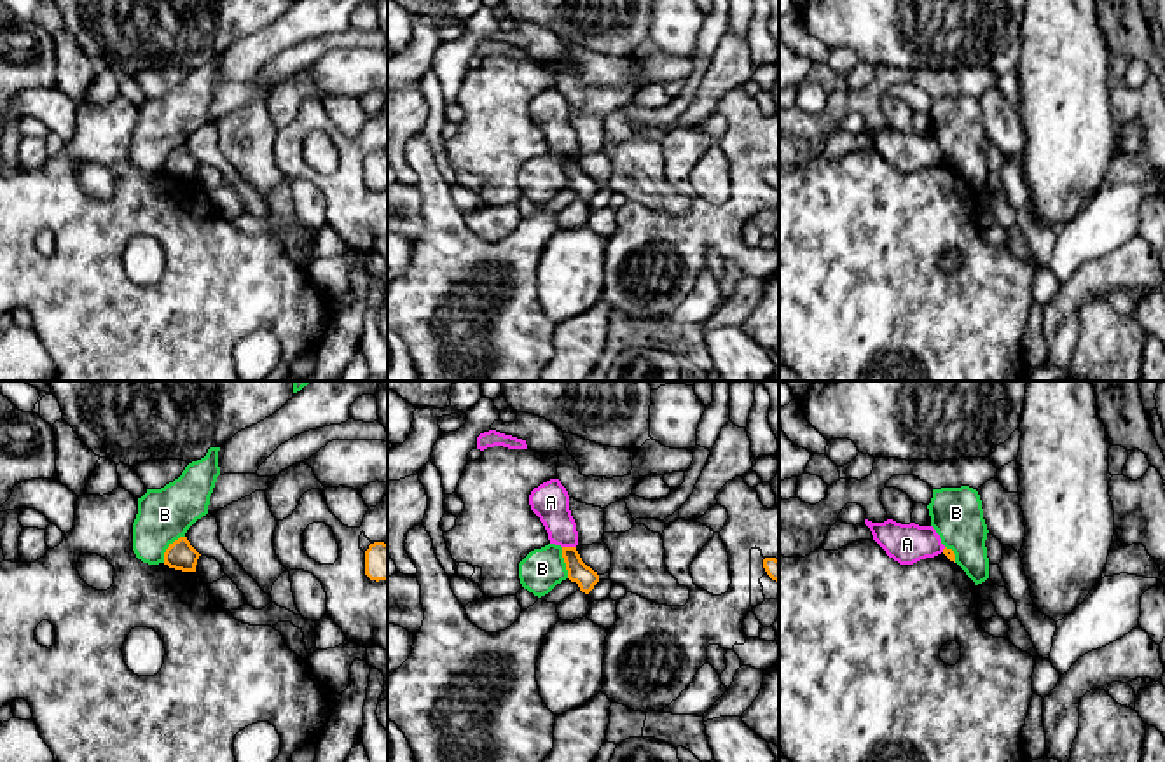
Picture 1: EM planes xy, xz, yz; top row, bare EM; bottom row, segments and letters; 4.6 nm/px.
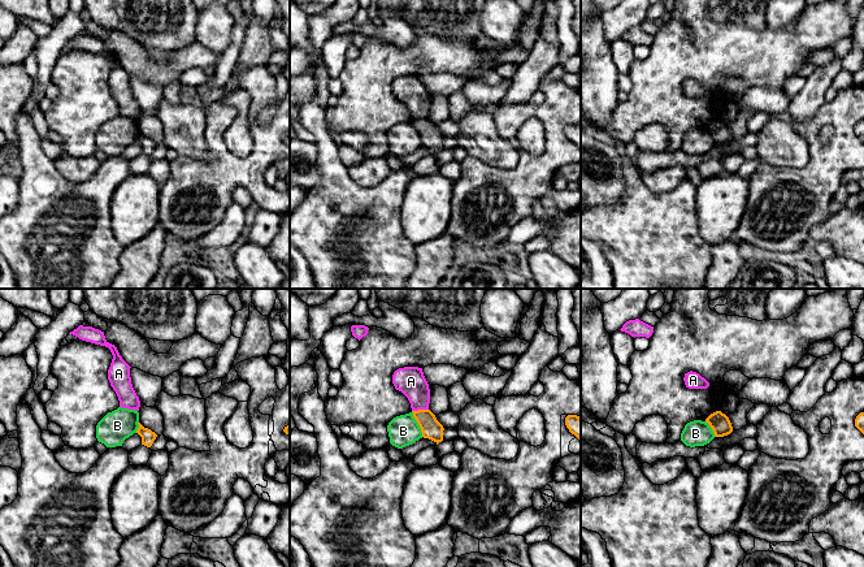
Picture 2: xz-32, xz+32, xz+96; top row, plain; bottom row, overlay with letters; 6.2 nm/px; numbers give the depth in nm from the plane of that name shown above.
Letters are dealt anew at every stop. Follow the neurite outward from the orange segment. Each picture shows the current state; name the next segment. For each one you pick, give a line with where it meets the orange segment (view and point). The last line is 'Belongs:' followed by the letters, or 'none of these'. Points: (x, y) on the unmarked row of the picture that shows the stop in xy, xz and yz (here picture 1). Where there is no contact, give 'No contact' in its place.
Belongs: none of these

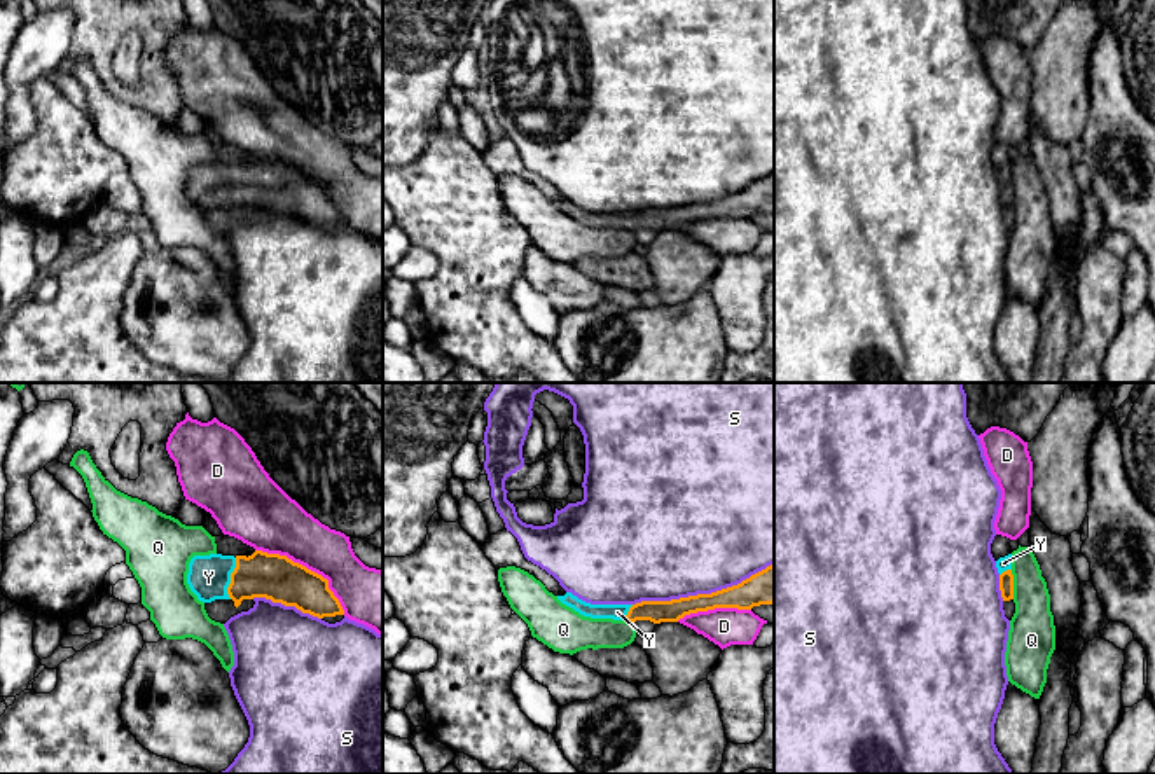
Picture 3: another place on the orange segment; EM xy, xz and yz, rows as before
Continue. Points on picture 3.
Y: Touches orange at xy (231, 187)
Belongs: Y

